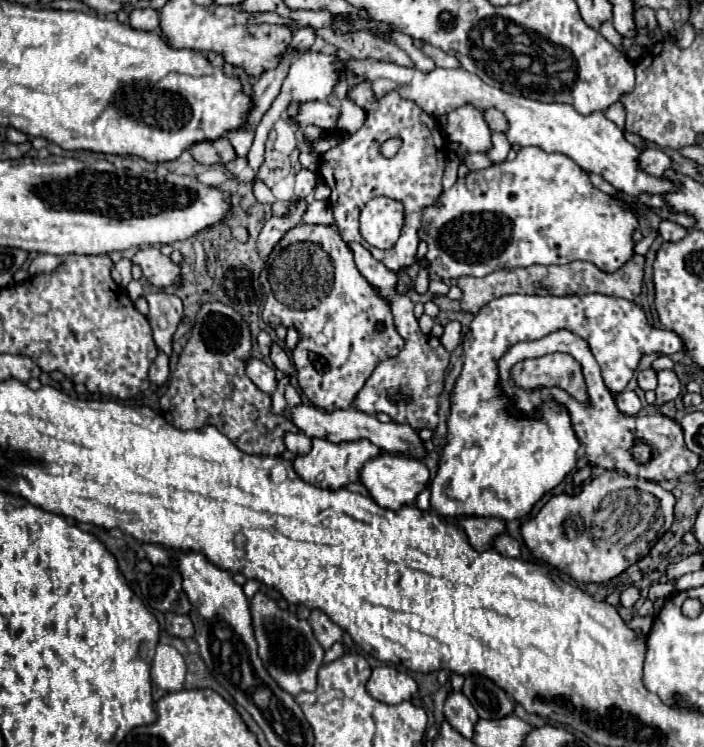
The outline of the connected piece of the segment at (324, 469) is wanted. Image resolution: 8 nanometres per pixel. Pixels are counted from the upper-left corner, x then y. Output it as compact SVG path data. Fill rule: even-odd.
M312 439L312 451L304 457L296 457L294 459L294 469L296 473L306 481L306 483L312 483L316 487L324 487L324 489L332 489L332 491L338 491L350 483L358 483L360 481L360 473L362 473L362 467L376 459L382 451L372 445L370 441L366 439L360 439L360 441L354 441L354 443L330 443L326 439ZM318 475L324 475L322 481L318 481Z

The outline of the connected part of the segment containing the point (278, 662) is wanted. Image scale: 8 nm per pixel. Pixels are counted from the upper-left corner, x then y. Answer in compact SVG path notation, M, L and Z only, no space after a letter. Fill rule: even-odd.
M264 593L254 595L254 599L250 601L250 611L252 611L254 635L258 641L258 651L272 679L290 695L298 695L304 687L306 691L314 691L316 673L324 659L324 649L312 635L308 621L298 619L296 613L290 609L280 609L276 601L268 599Z

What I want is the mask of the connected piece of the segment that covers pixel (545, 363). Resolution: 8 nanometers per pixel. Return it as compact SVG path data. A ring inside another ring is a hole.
M552 353L538 359L524 359L512 367L510 377L518 387L528 393L540 387L560 387L582 405L590 405L582 367L568 353Z

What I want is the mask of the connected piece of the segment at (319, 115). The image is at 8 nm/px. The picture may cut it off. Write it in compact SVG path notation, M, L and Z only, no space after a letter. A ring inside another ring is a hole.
M308 101L300 107L300 123L312 123L332 131L338 127L340 109L330 101Z

